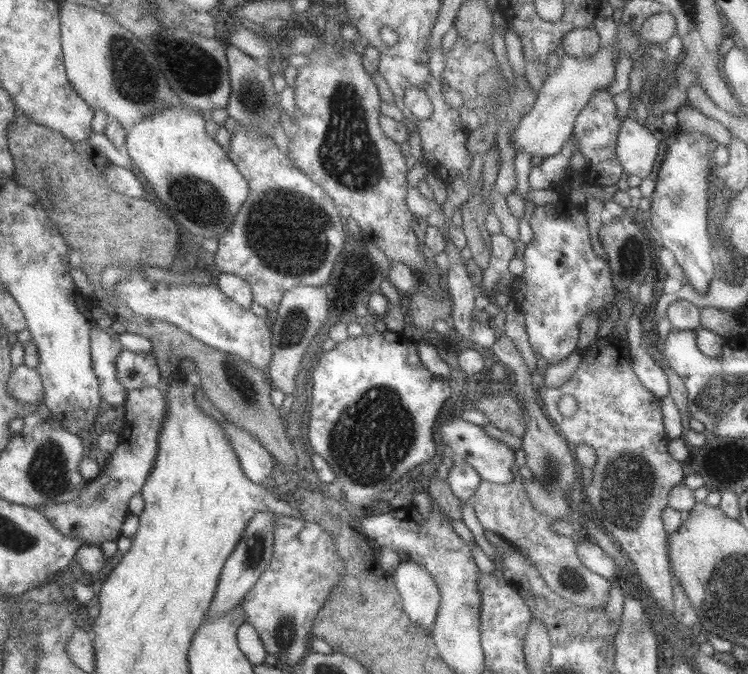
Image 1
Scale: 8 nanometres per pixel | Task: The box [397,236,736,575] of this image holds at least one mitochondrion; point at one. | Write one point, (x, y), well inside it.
(629, 480)

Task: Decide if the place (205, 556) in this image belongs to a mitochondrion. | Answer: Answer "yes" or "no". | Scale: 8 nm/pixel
no

